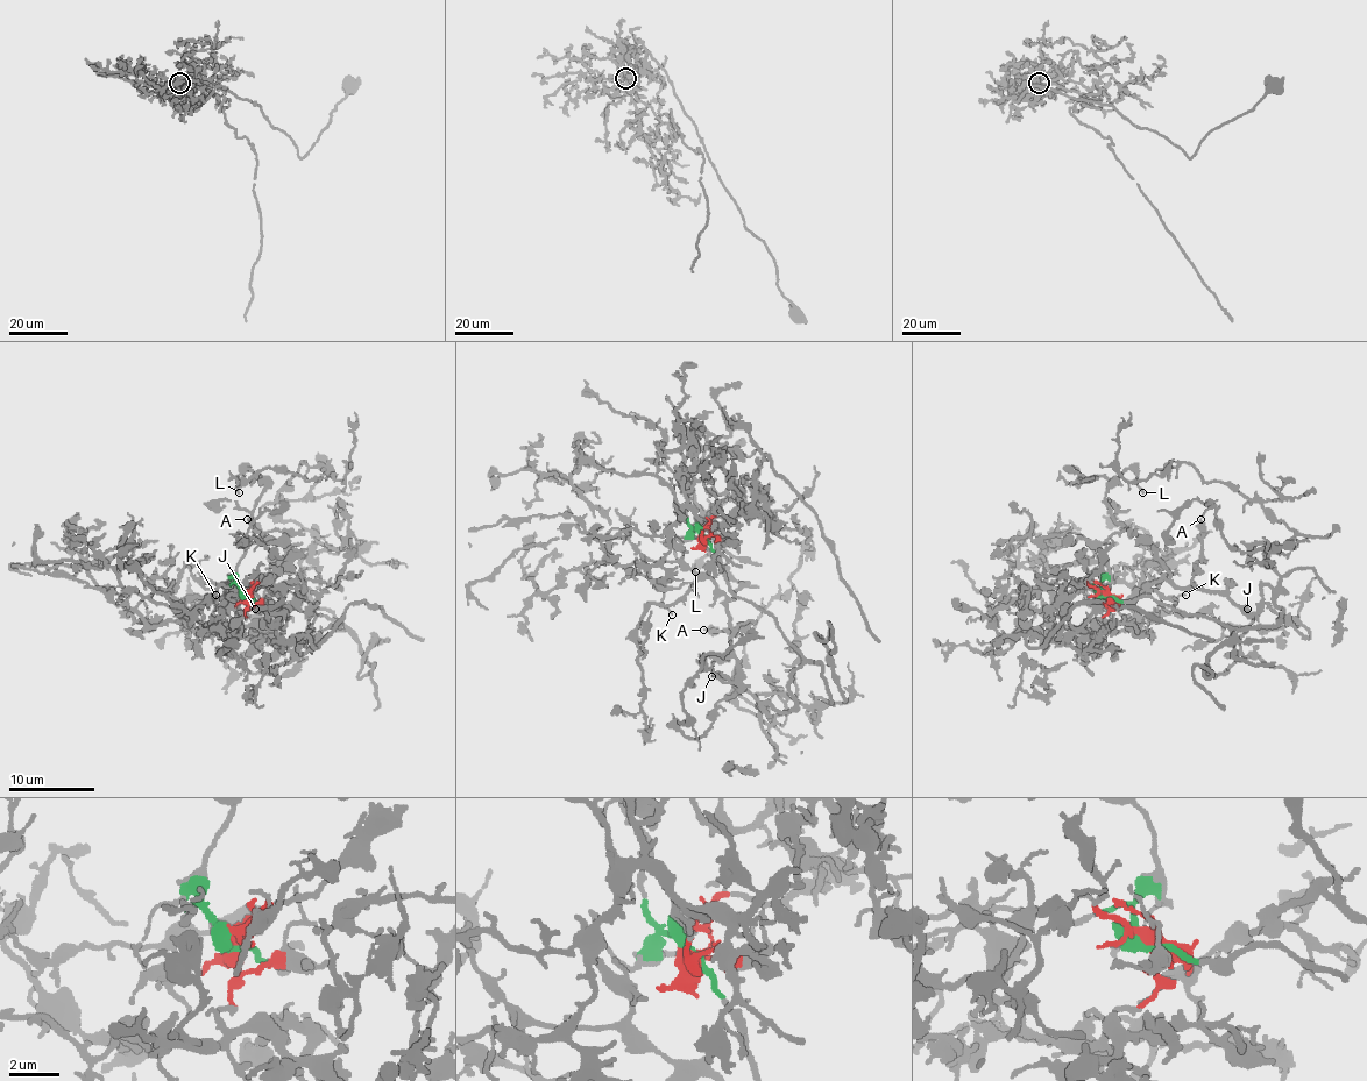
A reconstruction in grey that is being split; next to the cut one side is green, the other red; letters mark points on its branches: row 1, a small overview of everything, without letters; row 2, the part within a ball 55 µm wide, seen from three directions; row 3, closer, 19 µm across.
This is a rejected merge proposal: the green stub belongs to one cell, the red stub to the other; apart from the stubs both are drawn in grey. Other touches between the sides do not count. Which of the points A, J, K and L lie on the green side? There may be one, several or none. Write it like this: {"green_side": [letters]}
{"green_side": ["A", "J", "K", "L"]}

